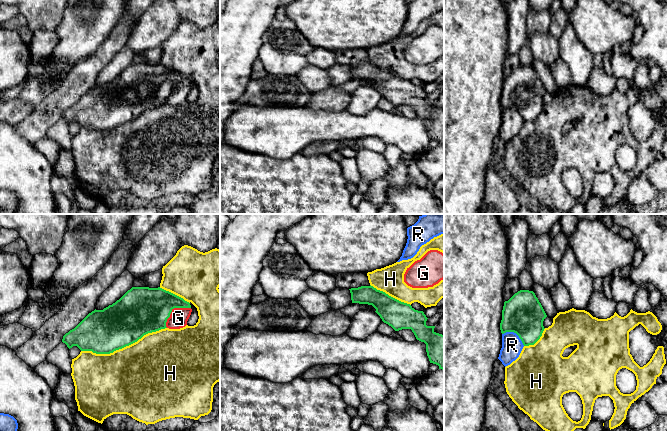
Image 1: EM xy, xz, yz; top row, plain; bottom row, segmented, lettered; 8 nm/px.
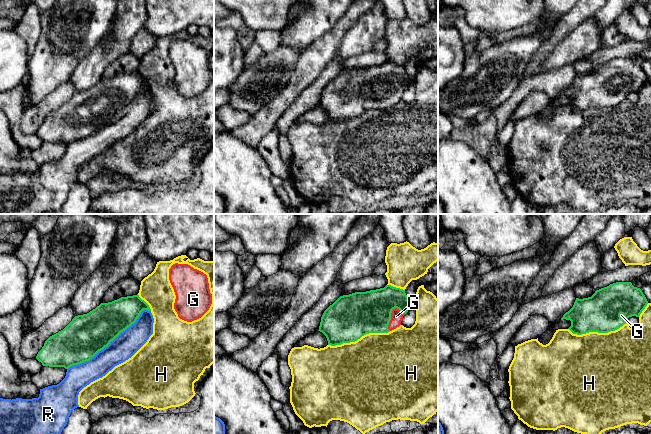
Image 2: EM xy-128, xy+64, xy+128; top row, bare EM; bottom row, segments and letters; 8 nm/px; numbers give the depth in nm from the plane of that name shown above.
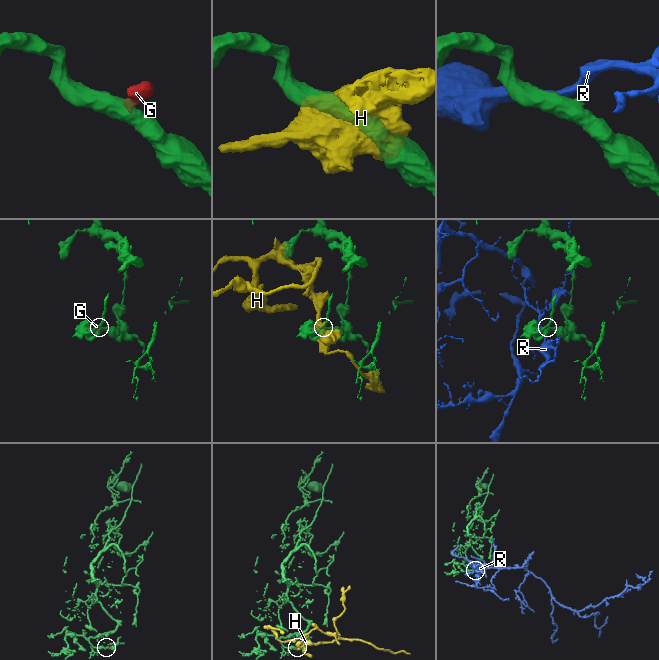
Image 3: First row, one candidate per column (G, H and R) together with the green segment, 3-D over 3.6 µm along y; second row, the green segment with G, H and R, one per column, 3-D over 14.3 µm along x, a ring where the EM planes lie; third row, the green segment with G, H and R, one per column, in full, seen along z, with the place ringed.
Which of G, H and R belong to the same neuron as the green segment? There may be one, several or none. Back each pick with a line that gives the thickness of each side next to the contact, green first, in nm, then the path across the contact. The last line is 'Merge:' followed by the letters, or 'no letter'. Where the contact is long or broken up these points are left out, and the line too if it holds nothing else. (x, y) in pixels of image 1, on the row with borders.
G: 380 nm thick on the green side, 150 nm on the other; runs through xy (141, 310), (171, 310), (178, 318)
Merge: G

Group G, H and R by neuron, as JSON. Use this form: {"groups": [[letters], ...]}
{"groups": [["G"], ["H"], ["R"]]}

